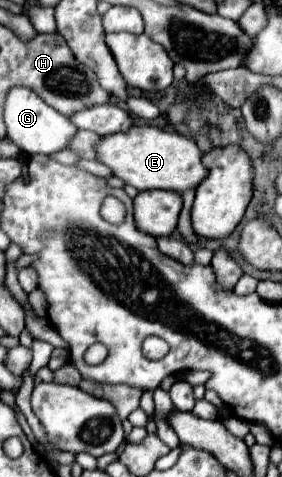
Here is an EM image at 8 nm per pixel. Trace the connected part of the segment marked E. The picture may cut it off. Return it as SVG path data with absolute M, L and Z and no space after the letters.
M132 126L128 132L118 132L106 136L98 146L98 162L114 170L118 178L136 190L170 190L186 192L196 188L208 174L208 168L202 164L204 152L196 146L194 140L178 134L176 130L162 130L156 126Z

